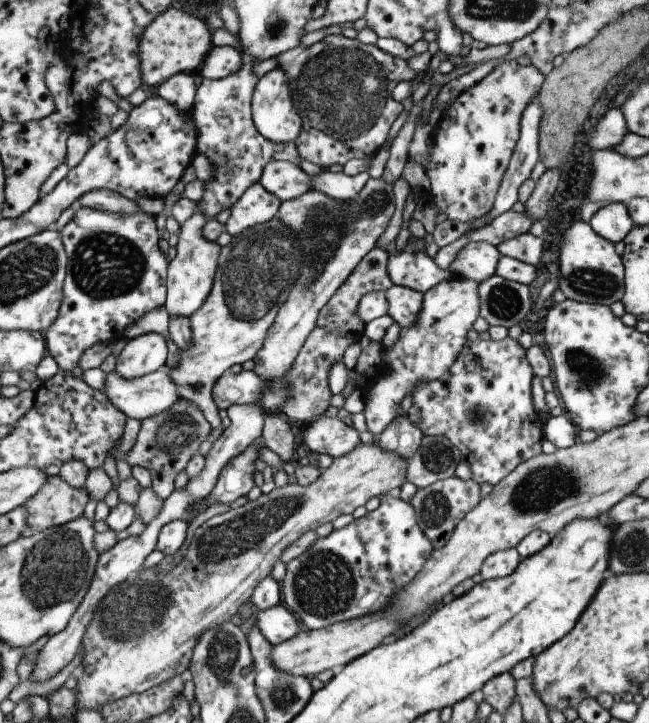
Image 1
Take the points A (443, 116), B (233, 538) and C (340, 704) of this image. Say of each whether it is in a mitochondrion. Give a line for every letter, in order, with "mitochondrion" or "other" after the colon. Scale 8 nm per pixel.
A: other
B: mitochondrion
C: other

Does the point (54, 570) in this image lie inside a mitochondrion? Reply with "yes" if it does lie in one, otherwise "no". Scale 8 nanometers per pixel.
yes

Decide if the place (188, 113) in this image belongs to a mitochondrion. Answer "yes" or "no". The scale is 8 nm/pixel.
no

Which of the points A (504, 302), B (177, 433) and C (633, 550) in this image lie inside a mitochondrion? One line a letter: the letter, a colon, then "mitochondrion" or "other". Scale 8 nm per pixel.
A: mitochondrion
B: mitochondrion
C: mitochondrion

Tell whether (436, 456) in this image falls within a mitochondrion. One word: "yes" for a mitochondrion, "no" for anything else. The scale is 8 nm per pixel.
yes

